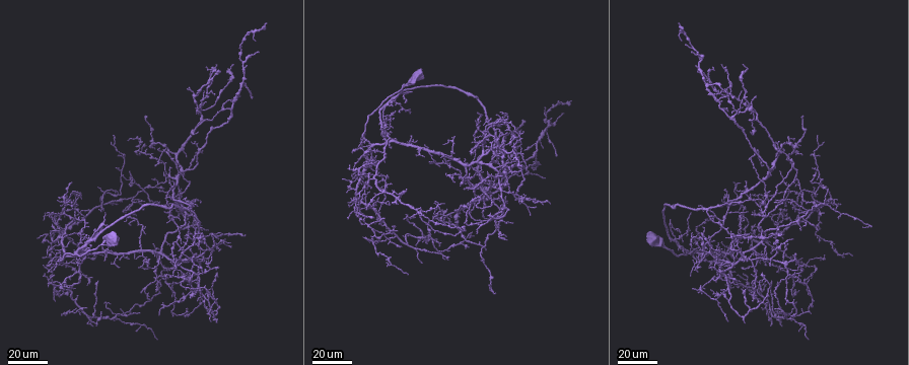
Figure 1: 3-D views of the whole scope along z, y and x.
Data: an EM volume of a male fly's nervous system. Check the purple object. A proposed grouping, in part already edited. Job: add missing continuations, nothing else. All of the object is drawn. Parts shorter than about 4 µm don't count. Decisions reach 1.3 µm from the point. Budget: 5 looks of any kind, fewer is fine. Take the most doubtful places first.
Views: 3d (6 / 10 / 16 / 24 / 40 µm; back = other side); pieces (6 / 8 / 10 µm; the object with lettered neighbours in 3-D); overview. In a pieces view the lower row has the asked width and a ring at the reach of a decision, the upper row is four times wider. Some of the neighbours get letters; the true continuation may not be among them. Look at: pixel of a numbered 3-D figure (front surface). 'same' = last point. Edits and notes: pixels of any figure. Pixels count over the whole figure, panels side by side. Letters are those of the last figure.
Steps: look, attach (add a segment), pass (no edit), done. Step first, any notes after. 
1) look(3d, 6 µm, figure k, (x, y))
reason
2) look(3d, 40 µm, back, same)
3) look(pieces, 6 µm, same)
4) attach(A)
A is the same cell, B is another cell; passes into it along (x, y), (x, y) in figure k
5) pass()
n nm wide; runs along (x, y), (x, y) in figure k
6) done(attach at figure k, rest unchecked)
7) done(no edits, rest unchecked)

look(3d, 24 µm, figure 1, (456, 137))
an open end

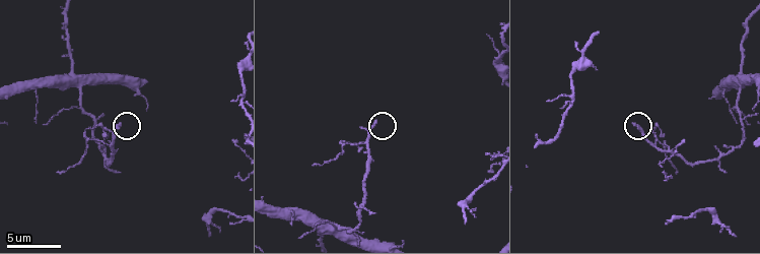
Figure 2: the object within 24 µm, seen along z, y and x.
look(pieces, 6 µm, figure 2, (119, 123))

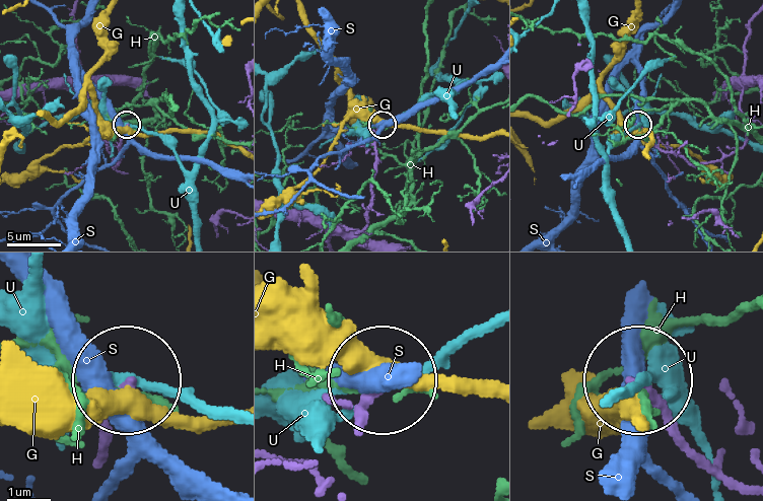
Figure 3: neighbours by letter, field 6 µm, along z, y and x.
pass()
220 nm wide; G, H, S and U are other cells; none of them fits

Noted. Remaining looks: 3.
look(3d, 24 µm, figure 1, (153, 244))
end of a long branch

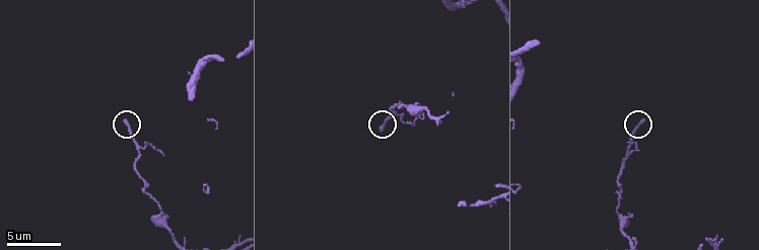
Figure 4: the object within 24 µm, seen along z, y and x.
look(pieces, 6 µm, figure 4, (380, 129))

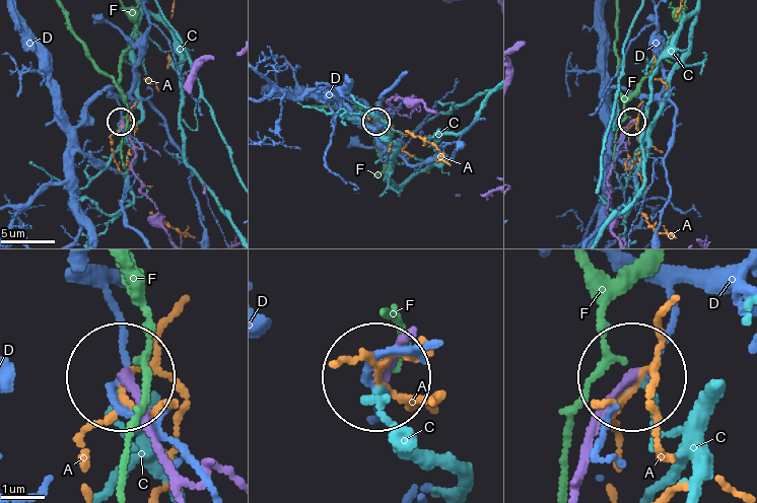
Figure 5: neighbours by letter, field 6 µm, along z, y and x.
pass()
A, C, D and F are other cells; no lettered segment goes on from it

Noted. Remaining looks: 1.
done(no edits, rest unchecked)

